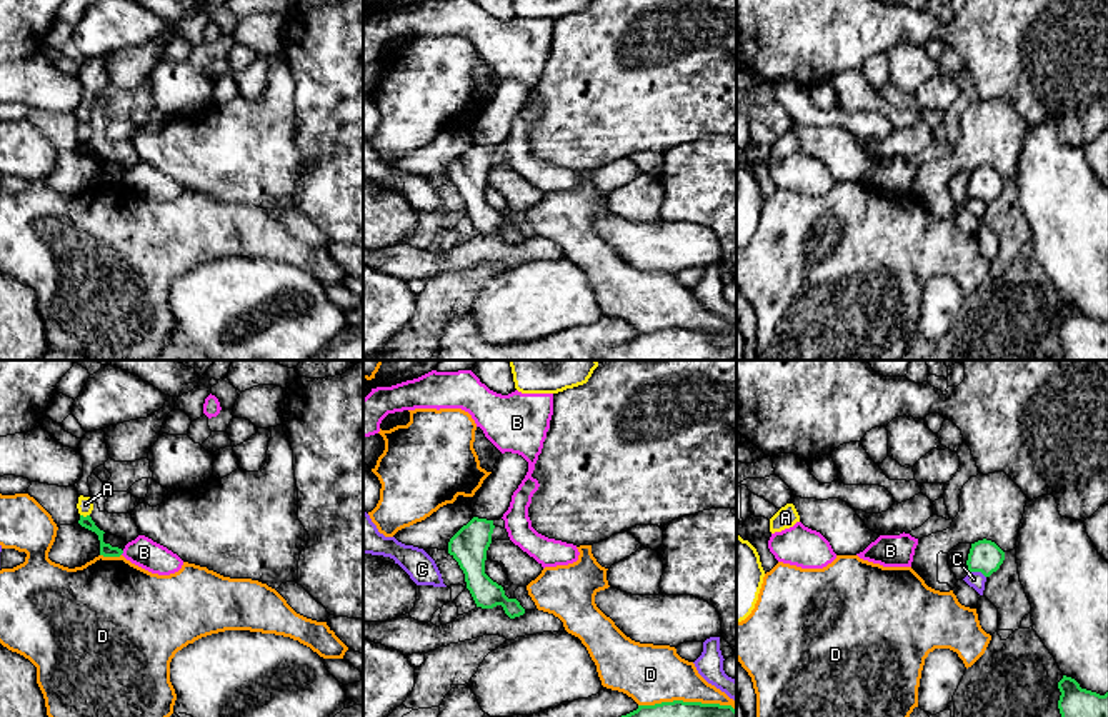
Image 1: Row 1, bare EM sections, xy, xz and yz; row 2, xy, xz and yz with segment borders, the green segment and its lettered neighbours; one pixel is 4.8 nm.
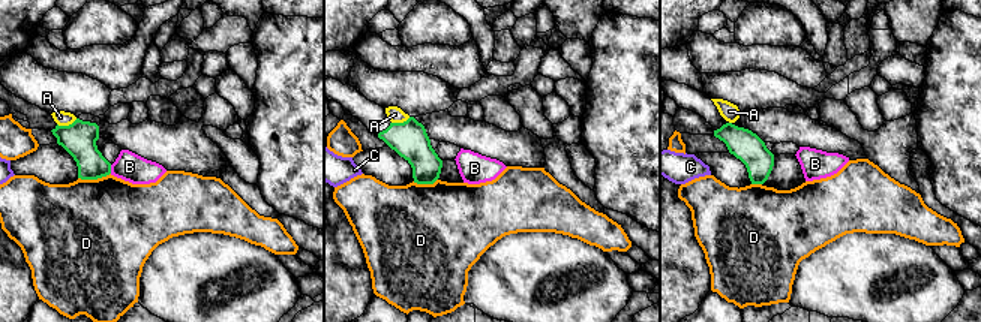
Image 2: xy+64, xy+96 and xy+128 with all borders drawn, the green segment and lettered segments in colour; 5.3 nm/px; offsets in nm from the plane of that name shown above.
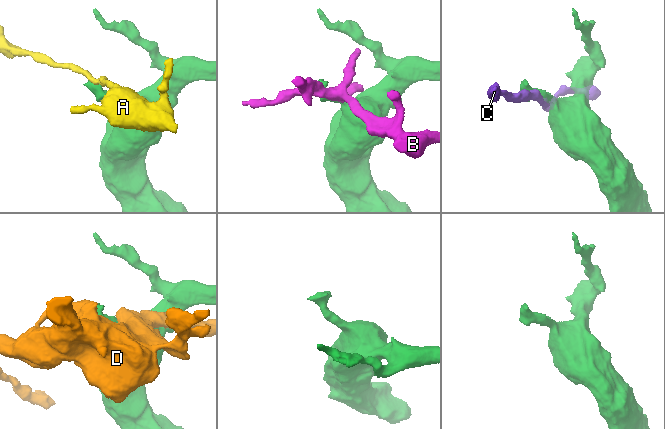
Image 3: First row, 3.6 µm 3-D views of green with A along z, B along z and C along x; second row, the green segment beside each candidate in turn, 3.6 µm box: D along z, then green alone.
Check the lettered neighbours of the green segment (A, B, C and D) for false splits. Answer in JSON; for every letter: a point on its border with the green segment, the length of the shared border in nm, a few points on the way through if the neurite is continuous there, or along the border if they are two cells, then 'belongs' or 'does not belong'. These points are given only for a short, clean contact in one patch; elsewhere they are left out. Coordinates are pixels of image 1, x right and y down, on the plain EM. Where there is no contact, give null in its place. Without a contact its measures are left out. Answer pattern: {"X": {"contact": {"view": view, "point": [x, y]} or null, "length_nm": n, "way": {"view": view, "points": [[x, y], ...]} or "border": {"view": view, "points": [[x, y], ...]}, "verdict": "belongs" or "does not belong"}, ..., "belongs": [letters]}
{"A": {"contact": {"view": "xy", "point": [87, 142]}, "length_nm": 50, "border": {"view": "xy", "points": [[80, 140], [89, 142]]}, "verdict": "does not belong"}, "B": {"contact": {"view": "xy", "point": [122, 179]}, "length_nm": 30, "border": {"view": "xy", "points": [[124, 177], [120, 180]]}, "verdict": "does not belong"}, "C": {"contact": {"view": "yz", "point": [978, 197]}, "length_nm": 90, "verdict": "does not belong"}, "D": {"contact": {"view": "xz", "point": [687, 329]}, "length_nm": 480, "verdict": "does not belong"}, "belongs": []}

